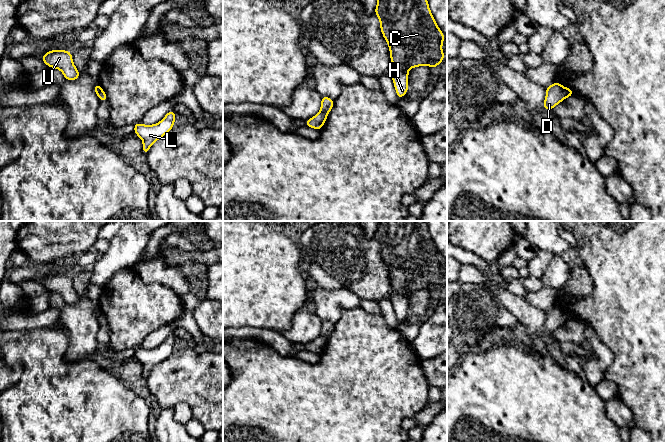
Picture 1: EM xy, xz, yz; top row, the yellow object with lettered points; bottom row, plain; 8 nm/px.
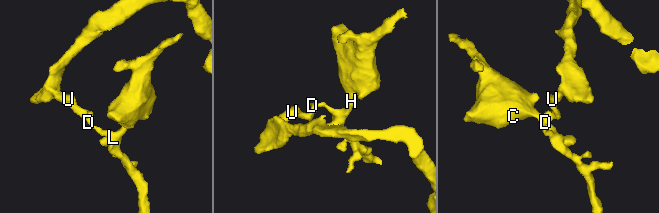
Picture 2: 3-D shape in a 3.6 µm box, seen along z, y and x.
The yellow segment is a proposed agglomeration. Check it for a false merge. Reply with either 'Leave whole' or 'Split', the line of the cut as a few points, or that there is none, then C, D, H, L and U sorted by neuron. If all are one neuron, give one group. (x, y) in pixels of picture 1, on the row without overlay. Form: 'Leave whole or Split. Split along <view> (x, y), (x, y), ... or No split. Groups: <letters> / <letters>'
Split. Split along yz (562, 311), (562, 317), (565, 321). Groups: C D H L / U

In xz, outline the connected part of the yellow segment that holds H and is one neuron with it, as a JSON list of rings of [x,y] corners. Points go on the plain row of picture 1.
[[[377,221],[374,237],[380,244],[380,253],[390,274],[393,288],[391,301],[397,322],[408,317],[408,294],[418,290],[436,292],[445,282],[442,268],[444,258],[437,250],[426,221]]]

